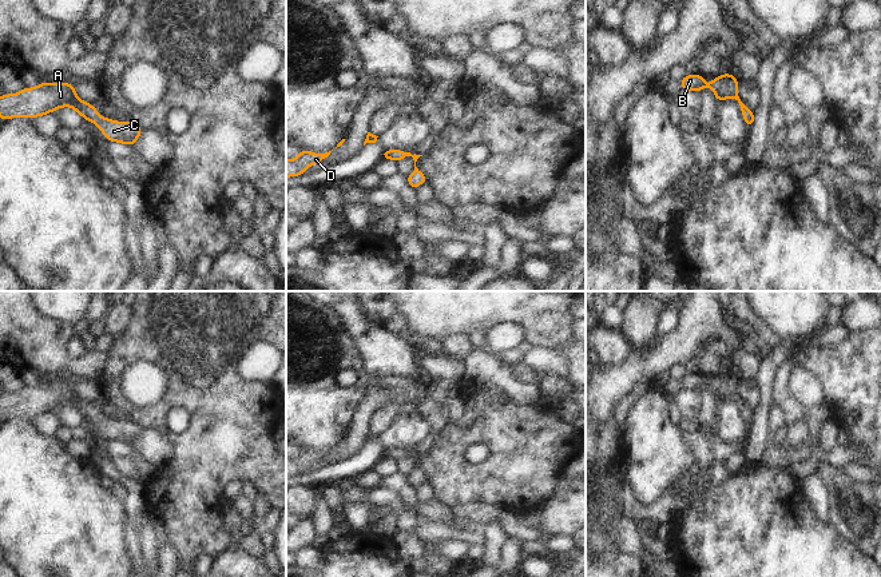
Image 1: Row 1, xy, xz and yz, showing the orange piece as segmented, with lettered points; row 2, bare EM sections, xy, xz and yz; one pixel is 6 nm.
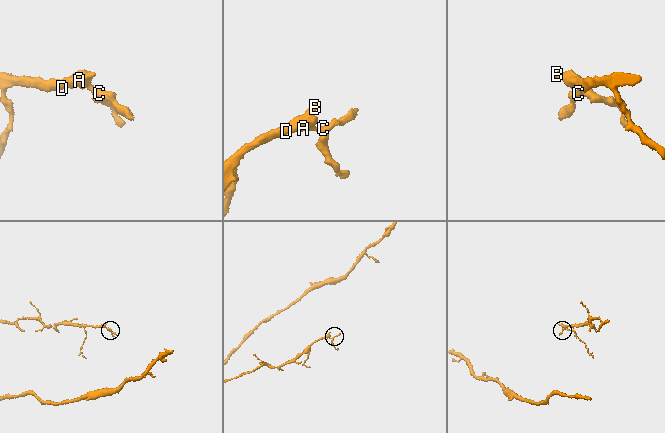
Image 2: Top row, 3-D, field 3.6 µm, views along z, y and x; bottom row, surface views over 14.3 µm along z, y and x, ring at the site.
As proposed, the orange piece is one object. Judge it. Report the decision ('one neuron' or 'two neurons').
one neuron

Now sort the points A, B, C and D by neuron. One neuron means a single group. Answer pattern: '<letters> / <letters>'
A B C D

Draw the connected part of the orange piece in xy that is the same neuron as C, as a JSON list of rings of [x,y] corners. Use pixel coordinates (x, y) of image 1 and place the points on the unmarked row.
[[[40,382],[33,387],[23,387],[15,394],[0,395],[0,419],[9,417],[36,417],[63,406],[74,407],[84,419],[96,423],[108,441],[132,445],[143,429],[131,421],[115,421],[98,413],[96,407],[75,393],[71,382]]]

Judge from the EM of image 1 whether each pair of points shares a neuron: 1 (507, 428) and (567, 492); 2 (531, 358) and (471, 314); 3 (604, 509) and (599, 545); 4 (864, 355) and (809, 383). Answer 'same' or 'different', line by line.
1: different
2: different
3: same
4: different

